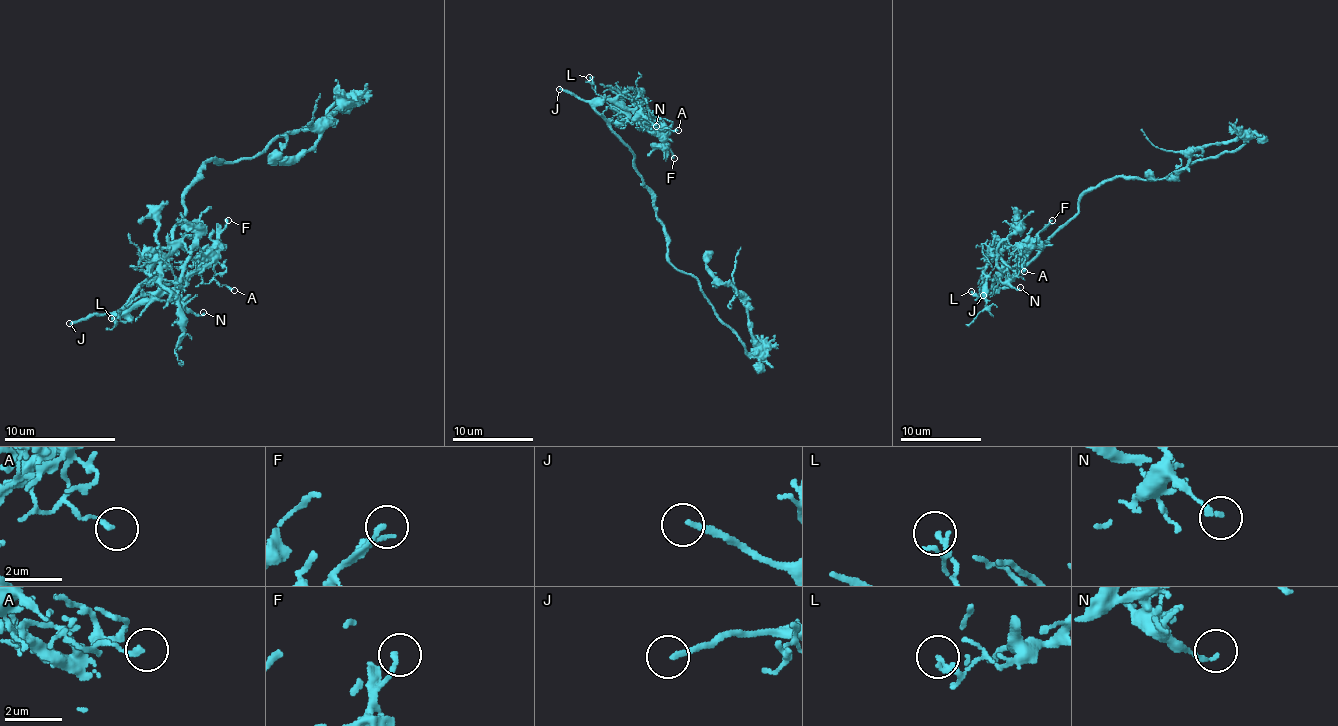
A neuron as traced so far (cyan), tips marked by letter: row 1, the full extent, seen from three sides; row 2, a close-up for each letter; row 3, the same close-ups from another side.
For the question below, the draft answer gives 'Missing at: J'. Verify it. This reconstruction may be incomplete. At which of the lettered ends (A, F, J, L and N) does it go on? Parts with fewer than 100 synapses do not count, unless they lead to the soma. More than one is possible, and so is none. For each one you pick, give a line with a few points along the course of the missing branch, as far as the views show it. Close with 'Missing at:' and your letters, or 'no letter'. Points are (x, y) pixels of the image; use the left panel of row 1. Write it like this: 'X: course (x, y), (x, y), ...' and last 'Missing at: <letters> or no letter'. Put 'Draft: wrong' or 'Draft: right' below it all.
Missing at: J
Draft: right

